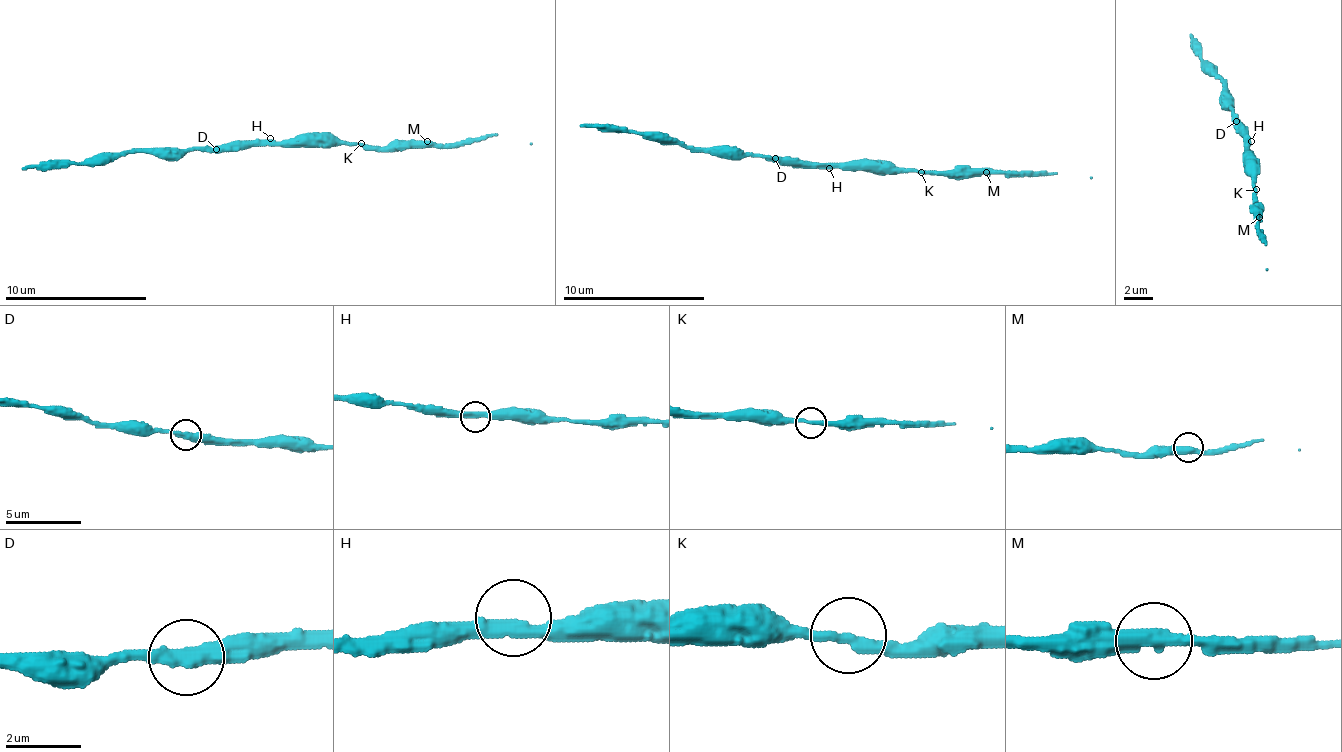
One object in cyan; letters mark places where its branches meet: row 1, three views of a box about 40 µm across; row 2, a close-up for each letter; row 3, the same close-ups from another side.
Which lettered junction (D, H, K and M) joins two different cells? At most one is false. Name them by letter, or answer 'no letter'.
no letter

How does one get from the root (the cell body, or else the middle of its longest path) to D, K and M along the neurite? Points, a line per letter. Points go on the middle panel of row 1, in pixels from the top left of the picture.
D: (829, 166), (793, 167), (776, 157)
K: (829, 166), (843, 166), (847, 171), (918, 170), (922, 173)
M: (829, 166), (843, 166), (847, 171), (922, 170), (926, 174), (940, 174), (944, 171), (986, 172)

